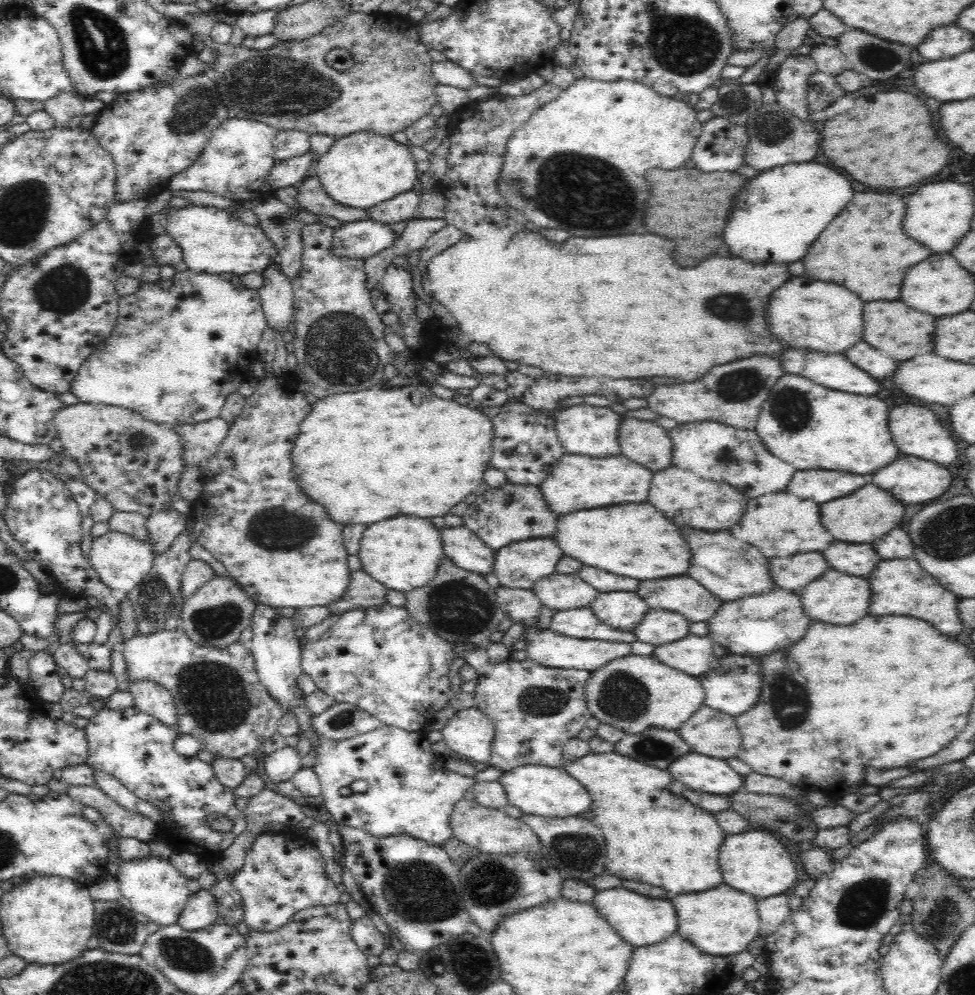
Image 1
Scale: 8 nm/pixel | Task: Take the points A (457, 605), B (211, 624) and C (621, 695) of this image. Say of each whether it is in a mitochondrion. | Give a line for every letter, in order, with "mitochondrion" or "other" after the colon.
A: mitochondrion
B: mitochondrion
C: mitochondrion

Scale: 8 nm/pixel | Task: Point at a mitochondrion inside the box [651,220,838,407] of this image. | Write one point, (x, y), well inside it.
(736, 385)

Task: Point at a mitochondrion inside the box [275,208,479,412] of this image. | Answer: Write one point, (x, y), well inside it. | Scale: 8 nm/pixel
(339, 347)

